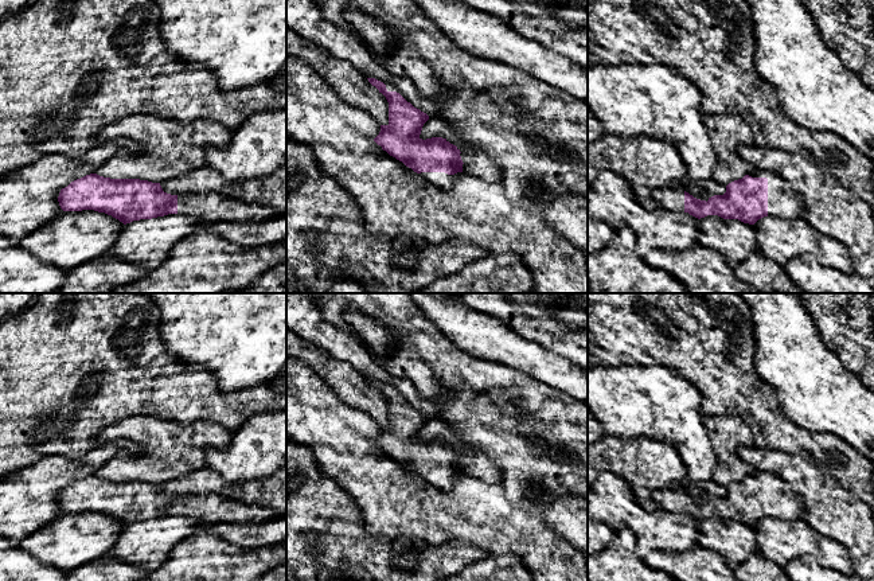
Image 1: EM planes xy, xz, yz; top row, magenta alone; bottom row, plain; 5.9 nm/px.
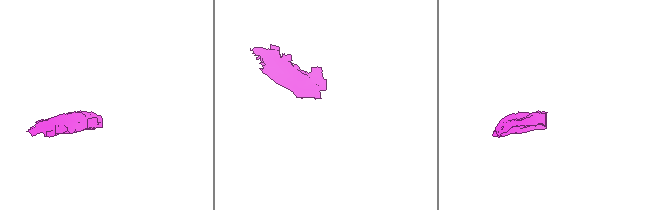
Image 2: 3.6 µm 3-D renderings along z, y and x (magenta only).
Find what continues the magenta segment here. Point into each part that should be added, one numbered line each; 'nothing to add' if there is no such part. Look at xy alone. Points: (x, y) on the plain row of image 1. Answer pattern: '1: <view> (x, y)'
1: xy (209, 507)

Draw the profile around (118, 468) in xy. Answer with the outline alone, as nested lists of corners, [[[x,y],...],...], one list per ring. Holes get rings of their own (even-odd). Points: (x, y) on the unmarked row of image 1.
[[[147,416],[128,417],[105,428],[91,447],[106,440],[129,440],[141,453],[121,452],[94,475],[110,480],[140,480],[161,484],[206,468],[204,448],[223,448],[230,444],[233,430],[198,421],[182,425]]]

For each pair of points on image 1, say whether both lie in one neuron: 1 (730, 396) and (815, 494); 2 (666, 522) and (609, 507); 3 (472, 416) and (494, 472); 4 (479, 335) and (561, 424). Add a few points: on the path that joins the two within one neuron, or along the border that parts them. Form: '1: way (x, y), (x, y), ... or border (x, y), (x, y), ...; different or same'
1: border (764, 447), (799, 455), (807, 461); different
2: way (652, 522), (640, 522), (623, 511); same
3: border (467, 444), (480, 449), (488, 457); different
4: border (475, 357), (511, 366), (525, 371), (534, 379); different

